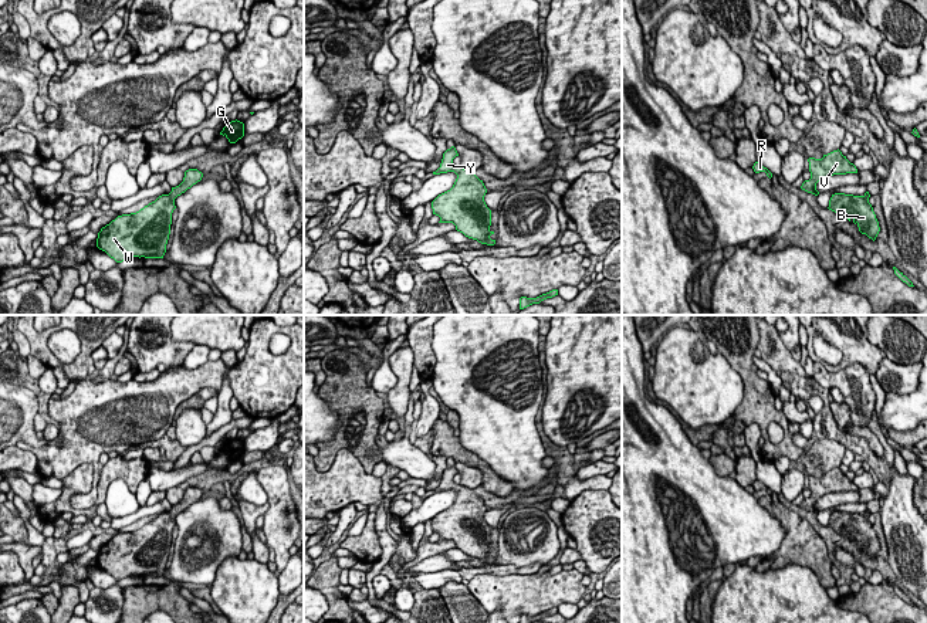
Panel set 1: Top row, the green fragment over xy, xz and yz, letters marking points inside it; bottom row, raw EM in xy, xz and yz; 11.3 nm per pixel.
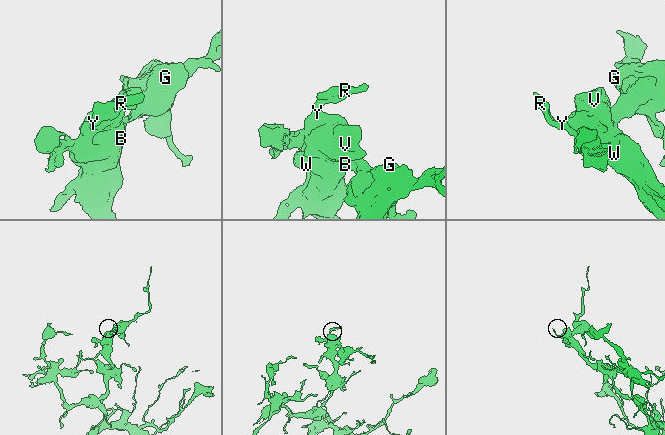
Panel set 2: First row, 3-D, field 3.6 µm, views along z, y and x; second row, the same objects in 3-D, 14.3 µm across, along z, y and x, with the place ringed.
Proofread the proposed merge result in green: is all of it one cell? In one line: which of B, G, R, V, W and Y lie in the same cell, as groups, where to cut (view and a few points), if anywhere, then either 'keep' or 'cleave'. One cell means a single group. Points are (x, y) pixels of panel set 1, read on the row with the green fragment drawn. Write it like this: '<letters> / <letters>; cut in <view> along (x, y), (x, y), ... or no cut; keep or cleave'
B G R V W Y; no cut; keep

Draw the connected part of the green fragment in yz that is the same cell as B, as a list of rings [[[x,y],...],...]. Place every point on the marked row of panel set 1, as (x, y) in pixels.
[[[869,192],[863,196],[835,193],[829,200],[828,209],[845,214],[849,221],[852,220],[859,227],[862,234],[866,234],[874,241],[880,227],[869,197]]]

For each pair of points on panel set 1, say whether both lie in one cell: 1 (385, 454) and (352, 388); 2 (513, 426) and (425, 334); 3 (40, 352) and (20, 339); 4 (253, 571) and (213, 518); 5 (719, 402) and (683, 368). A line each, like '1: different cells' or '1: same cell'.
1: different cells
2: different cells
3: different cells
4: different cells
5: same cell

